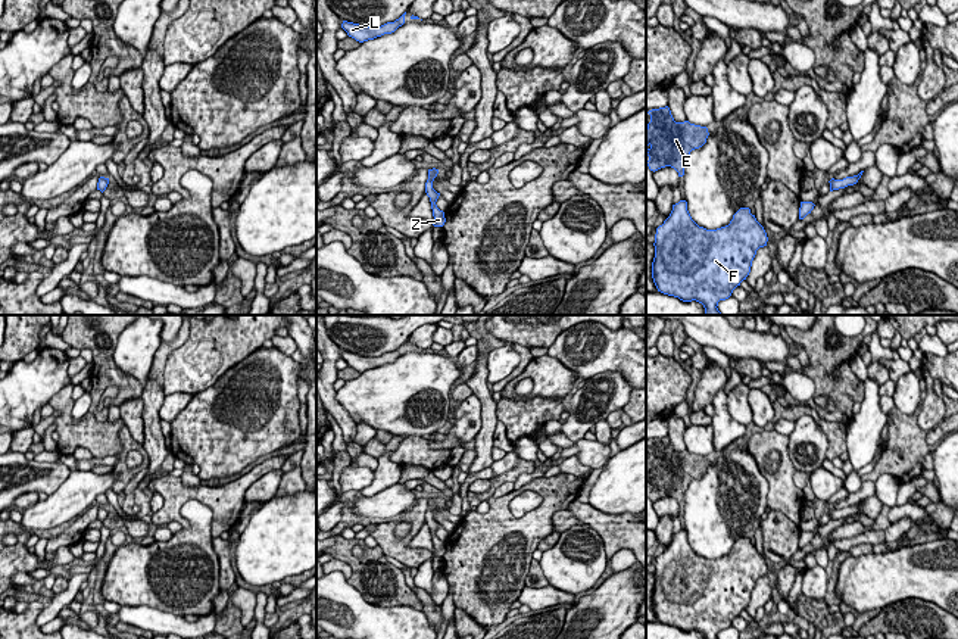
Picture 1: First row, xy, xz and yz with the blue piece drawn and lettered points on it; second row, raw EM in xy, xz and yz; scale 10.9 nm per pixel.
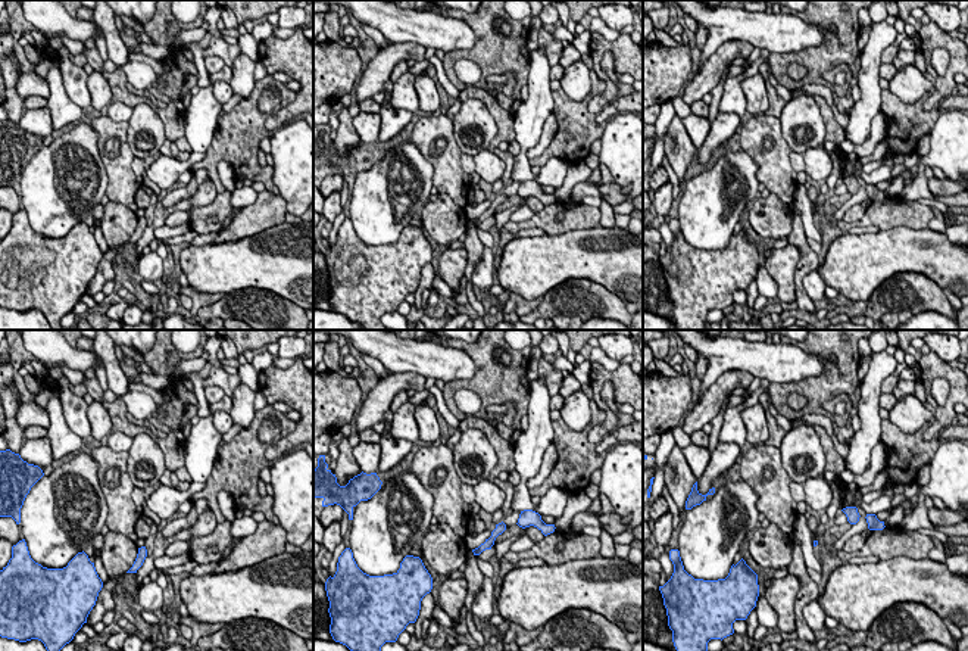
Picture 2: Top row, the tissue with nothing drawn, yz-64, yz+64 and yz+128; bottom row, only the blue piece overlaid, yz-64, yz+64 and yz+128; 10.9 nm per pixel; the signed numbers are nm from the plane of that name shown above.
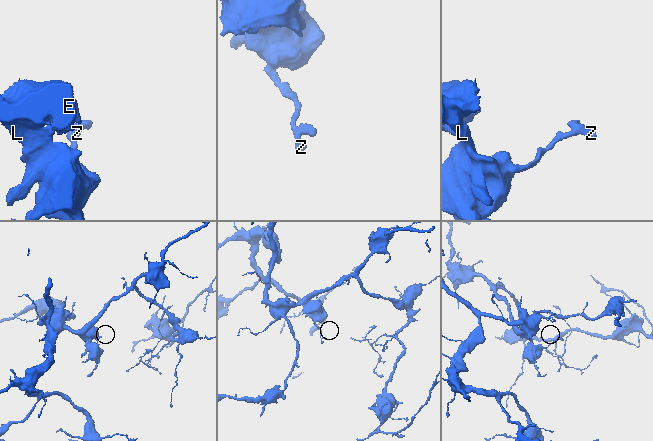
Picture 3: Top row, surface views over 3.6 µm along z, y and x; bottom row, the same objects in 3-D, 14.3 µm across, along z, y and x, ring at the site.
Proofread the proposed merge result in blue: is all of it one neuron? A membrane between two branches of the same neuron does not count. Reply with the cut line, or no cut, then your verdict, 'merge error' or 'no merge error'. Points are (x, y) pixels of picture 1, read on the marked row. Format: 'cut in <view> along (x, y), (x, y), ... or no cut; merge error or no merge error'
no cut; no merge error

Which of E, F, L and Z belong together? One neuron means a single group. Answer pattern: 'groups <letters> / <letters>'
groups E F L Z

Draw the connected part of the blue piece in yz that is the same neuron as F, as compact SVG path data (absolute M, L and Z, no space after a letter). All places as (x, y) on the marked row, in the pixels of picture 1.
M680 200L656 228L653 283L664 294L702 303L705 315L721 315L718 302L746 280L756 250L767 241L749 208L740 208L728 225L706 230L692 219L687 202Z

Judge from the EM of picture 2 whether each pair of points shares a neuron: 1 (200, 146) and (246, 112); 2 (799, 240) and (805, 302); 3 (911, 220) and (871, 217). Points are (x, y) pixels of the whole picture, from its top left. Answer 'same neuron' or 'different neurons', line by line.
1: different neurons
2: same neuron
3: same neuron

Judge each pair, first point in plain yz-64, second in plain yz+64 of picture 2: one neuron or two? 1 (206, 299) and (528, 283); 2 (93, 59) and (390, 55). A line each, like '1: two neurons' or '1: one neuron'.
1: two neurons
2: one neuron

